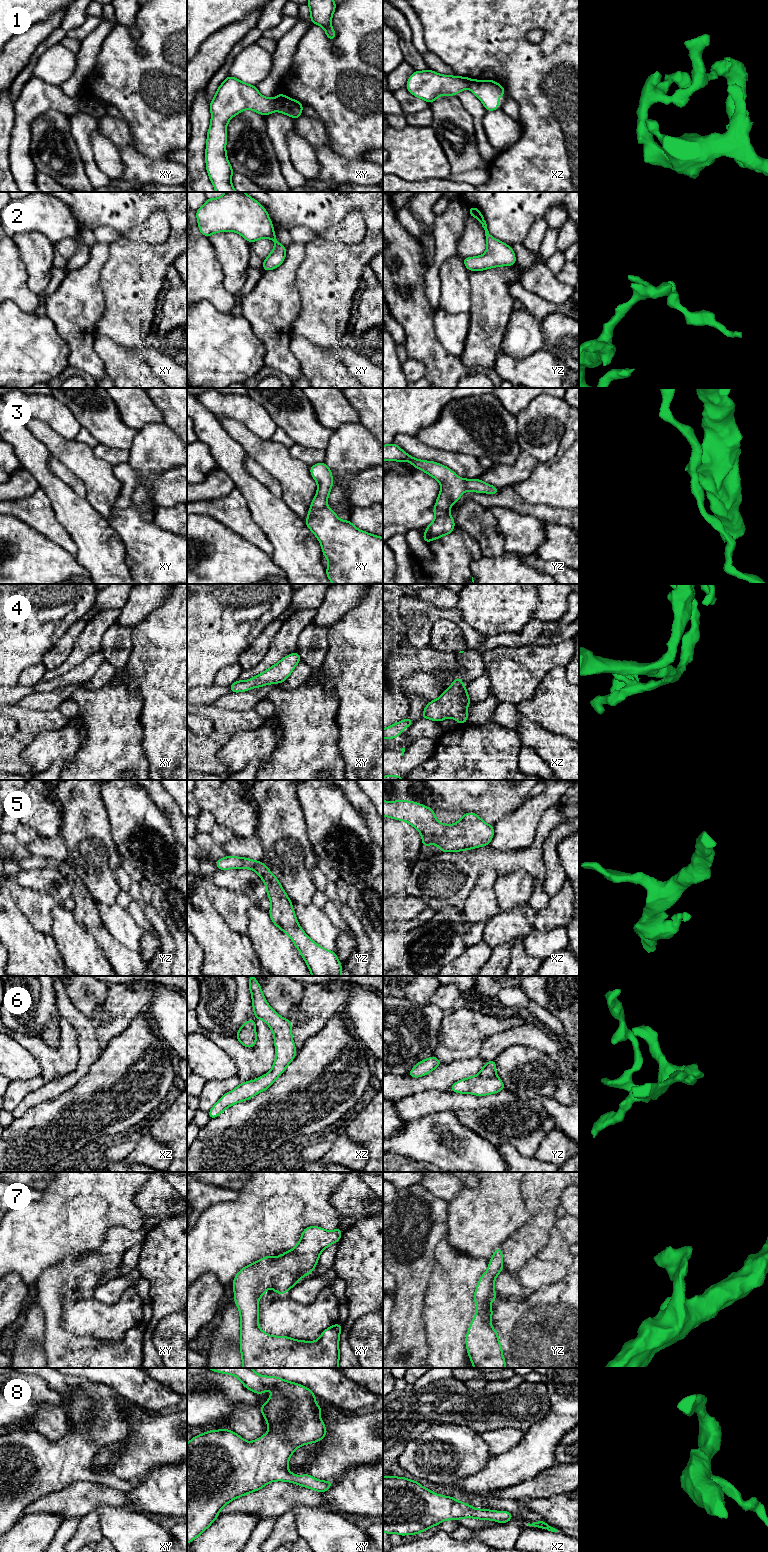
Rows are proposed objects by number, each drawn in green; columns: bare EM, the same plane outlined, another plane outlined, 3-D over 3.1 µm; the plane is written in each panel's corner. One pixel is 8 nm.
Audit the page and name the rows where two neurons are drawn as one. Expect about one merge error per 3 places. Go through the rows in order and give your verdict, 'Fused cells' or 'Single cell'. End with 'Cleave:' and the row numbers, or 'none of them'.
1: Fused cells
2: Single cell
3: Fused cells
4: Single cell
5: Single cell
6: Single cell
7: Single cell
8: Single cell
Cleave: 1, 3

